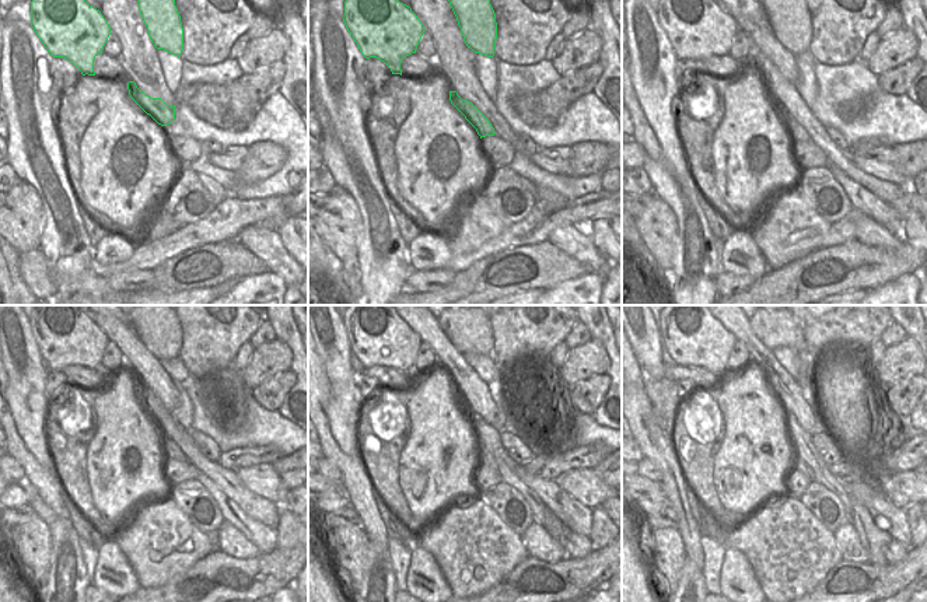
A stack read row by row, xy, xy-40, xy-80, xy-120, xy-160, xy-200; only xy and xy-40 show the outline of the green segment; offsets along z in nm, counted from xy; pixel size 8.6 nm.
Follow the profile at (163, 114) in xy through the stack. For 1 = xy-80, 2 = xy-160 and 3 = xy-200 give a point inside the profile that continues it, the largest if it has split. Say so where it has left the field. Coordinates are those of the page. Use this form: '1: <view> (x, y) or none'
1: xy-80 (797, 132)
2: xy-160 (485, 457)
3: xy-200 (797, 459)

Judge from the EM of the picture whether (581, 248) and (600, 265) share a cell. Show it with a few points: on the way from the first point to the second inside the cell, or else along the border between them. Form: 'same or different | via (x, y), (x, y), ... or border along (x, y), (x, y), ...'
same | via (586, 251), (595, 261)

